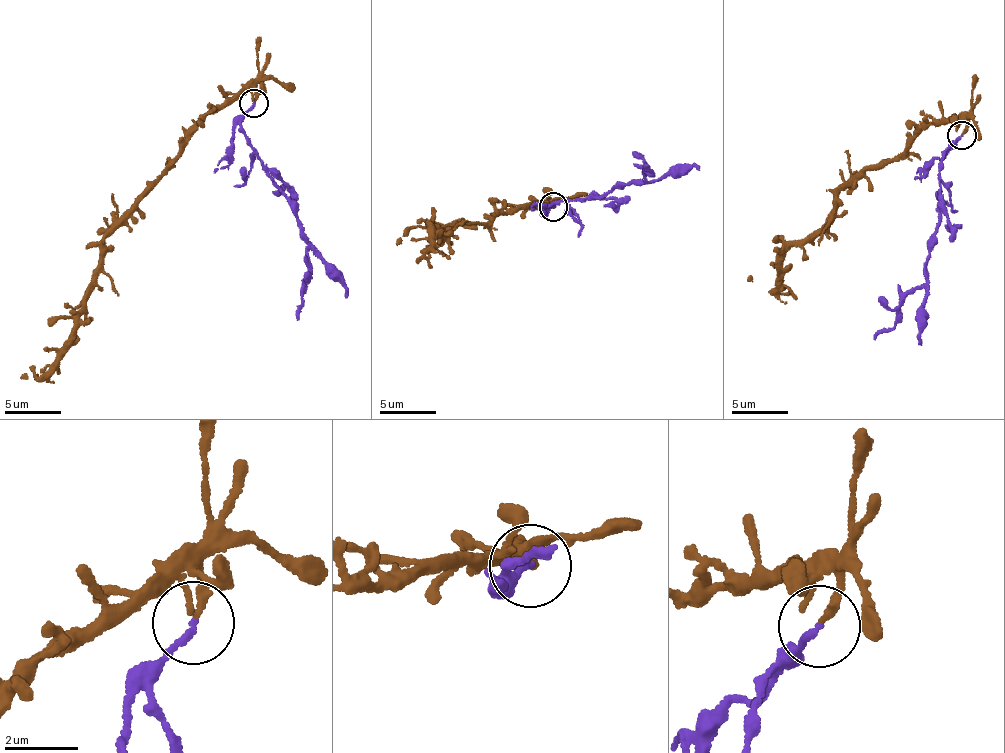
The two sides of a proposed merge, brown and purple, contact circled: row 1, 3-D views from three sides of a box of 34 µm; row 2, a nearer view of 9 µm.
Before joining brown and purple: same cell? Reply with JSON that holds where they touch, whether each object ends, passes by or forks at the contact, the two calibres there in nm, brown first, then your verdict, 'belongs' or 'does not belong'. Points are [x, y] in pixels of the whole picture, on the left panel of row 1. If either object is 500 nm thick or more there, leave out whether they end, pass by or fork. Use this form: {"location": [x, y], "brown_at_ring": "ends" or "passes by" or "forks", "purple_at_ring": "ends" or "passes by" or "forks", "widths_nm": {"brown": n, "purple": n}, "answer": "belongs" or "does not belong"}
{"location": [254, 103], "brown_at_ring": "ends", "purple_at_ring": "ends", "widths_nm": {"brown": 200, "purple": 170}, "answer": "does not belong"}

